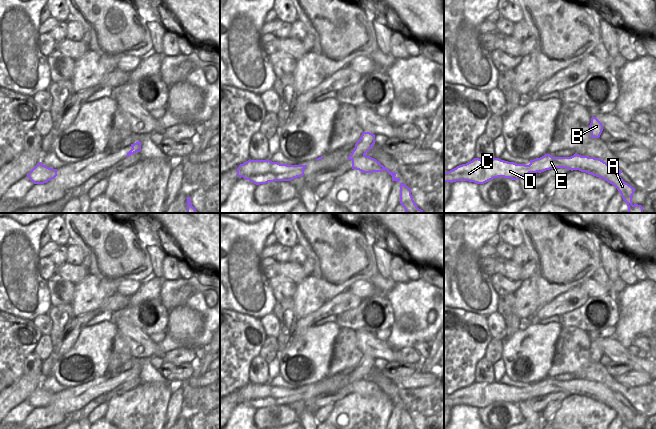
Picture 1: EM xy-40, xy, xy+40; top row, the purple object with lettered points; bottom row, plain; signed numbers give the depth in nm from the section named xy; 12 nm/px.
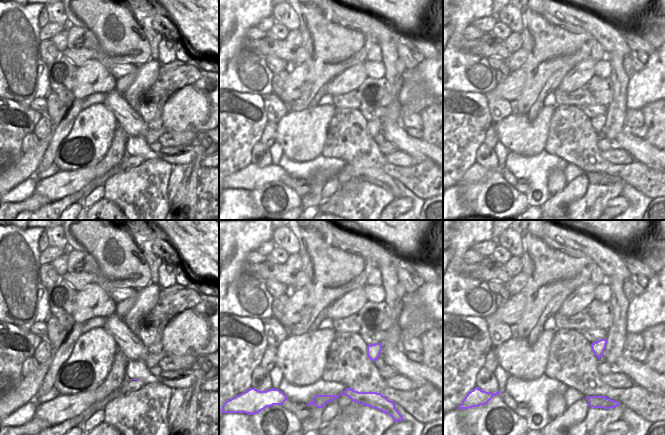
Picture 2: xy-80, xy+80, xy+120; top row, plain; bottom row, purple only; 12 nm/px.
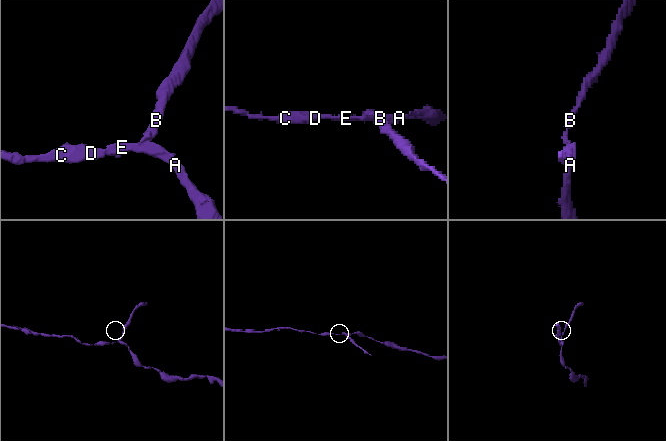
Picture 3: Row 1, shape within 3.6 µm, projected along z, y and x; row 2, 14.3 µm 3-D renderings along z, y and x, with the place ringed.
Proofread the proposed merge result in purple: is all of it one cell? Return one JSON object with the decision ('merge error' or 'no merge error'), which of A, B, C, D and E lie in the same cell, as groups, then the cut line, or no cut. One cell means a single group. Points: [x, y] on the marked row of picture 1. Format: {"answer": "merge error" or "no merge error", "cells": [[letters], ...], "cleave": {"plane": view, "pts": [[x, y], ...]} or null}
{"answer": "merge error", "cells": [["A", "C", "D", "E"], ["B"]], "cleave": {"plane": "xy", "pts": [[364, 154], [351, 159]]}}

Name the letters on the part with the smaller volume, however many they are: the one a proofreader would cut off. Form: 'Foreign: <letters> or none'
Foreign: B

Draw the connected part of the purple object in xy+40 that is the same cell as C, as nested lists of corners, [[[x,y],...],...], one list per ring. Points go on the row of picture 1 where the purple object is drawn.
[[[545,154],[540,158],[530,160],[529,165],[516,164],[499,158],[491,160],[474,158],[466,164],[444,172],[444,182],[469,181],[484,184],[498,177],[517,180],[520,177],[527,177],[529,173],[536,174],[556,168],[579,170],[604,179],[620,192],[623,200],[627,203],[629,213],[643,213],[641,205],[632,204],[635,189],[620,177],[622,171],[612,169],[609,164],[599,158],[588,156],[552,157],[550,154]]]

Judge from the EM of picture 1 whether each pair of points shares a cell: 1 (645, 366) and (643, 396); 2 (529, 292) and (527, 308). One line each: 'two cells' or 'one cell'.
1: two cells
2: one cell

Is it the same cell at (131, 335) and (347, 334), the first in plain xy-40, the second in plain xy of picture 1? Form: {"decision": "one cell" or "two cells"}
{"decision": "two cells"}

